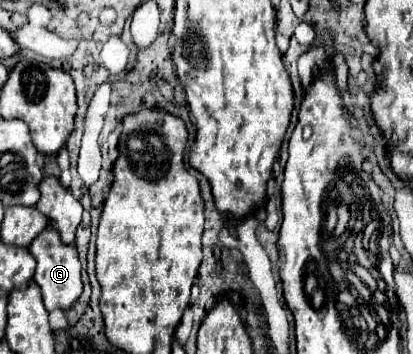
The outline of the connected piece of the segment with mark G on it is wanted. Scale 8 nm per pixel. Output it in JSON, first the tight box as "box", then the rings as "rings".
{"box":[30,227,82,311],"rings":[[[54,227],[44,229],[44,233],[40,233],[40,237],[36,237],[36,241],[32,241],[30,245],[30,253],[36,259],[36,275],[34,281],[40,285],[42,289],[42,299],[48,311],[52,309],[68,309],[82,293],[82,279],[80,279],[80,259],[78,259],[78,251],[76,245],[66,245],[60,239],[60,233]]]}

